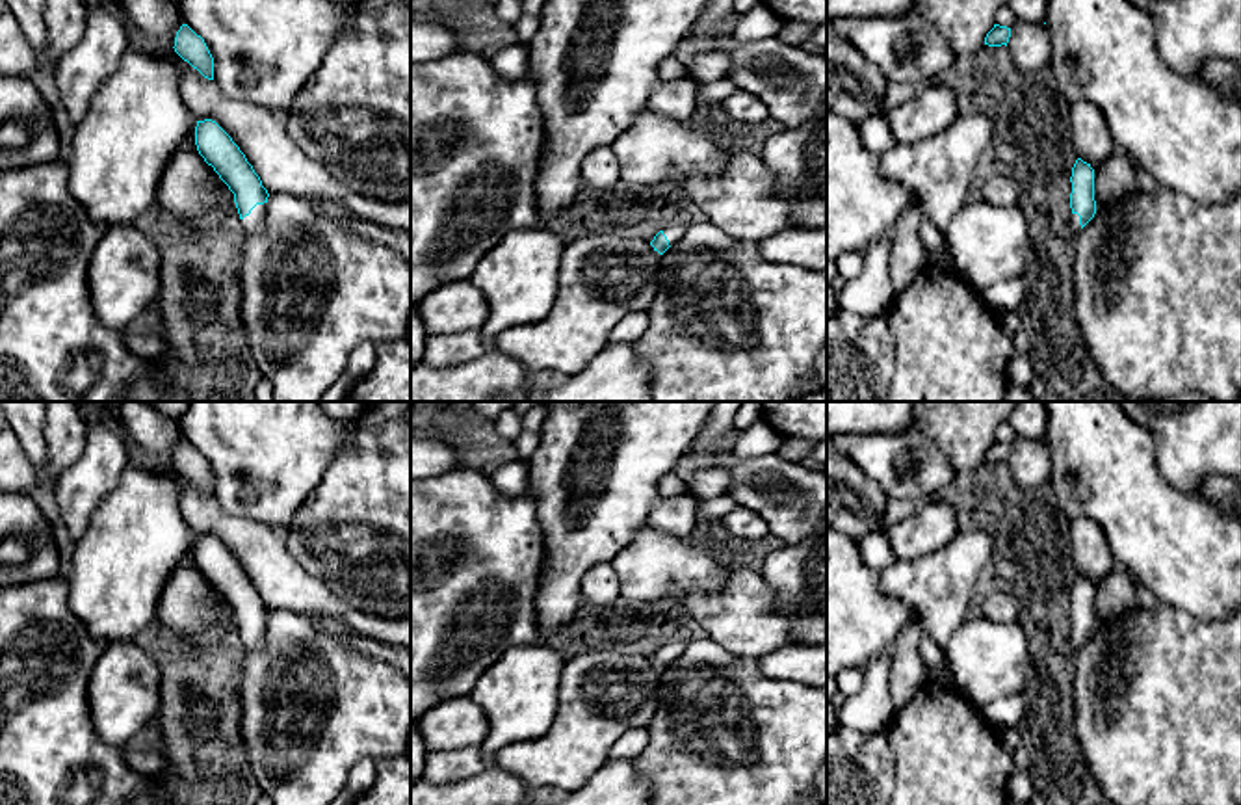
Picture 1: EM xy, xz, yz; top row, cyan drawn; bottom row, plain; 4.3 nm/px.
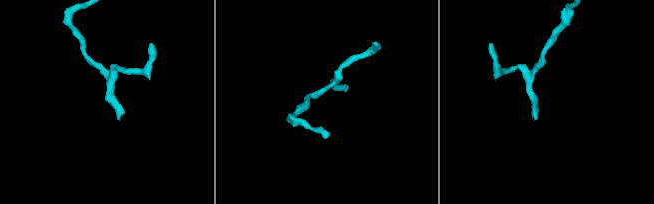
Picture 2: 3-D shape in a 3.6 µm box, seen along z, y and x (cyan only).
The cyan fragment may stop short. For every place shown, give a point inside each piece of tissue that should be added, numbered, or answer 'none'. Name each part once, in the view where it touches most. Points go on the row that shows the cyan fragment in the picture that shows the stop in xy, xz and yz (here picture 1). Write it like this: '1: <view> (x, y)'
1: xy (255, 222)

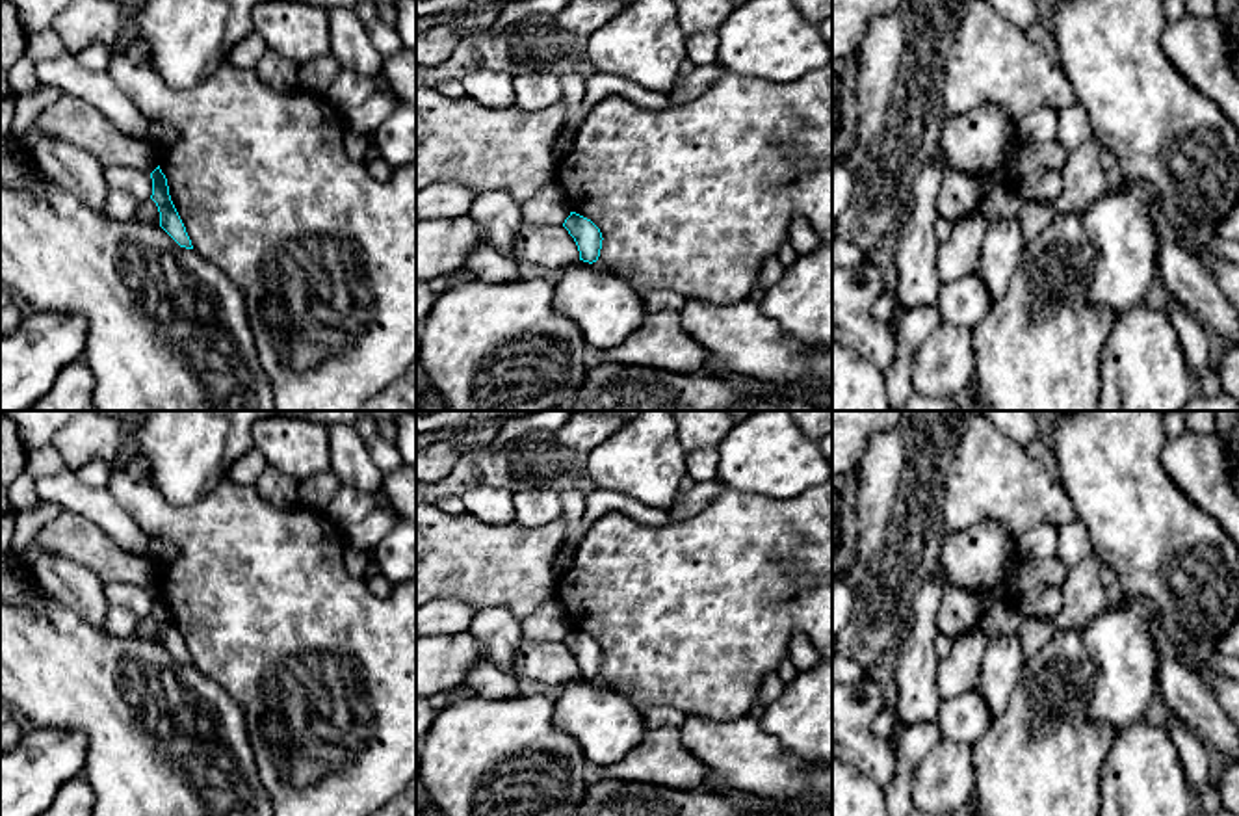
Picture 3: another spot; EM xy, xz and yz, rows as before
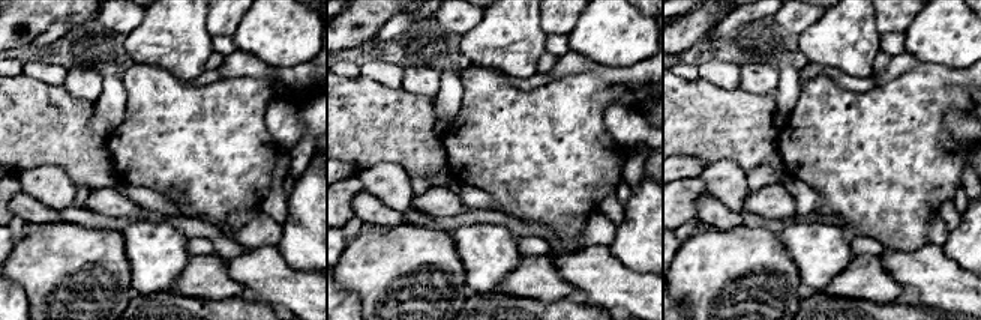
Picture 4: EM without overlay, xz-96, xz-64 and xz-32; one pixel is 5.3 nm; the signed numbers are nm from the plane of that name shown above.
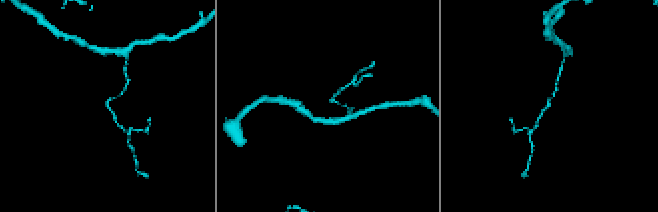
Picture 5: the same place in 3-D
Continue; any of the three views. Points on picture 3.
none

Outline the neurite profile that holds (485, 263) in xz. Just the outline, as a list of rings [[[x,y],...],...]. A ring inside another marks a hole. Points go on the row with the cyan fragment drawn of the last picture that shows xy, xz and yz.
[[[490,245],[472,249],[464,268],[470,270],[477,281],[485,283],[511,283],[526,277],[522,268],[509,255]]]

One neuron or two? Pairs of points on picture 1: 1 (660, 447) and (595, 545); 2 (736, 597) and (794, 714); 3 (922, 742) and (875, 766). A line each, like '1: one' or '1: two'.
1: one
2: two
3: two

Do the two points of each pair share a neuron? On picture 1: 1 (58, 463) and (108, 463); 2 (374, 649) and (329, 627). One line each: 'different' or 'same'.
1: different
2: same

